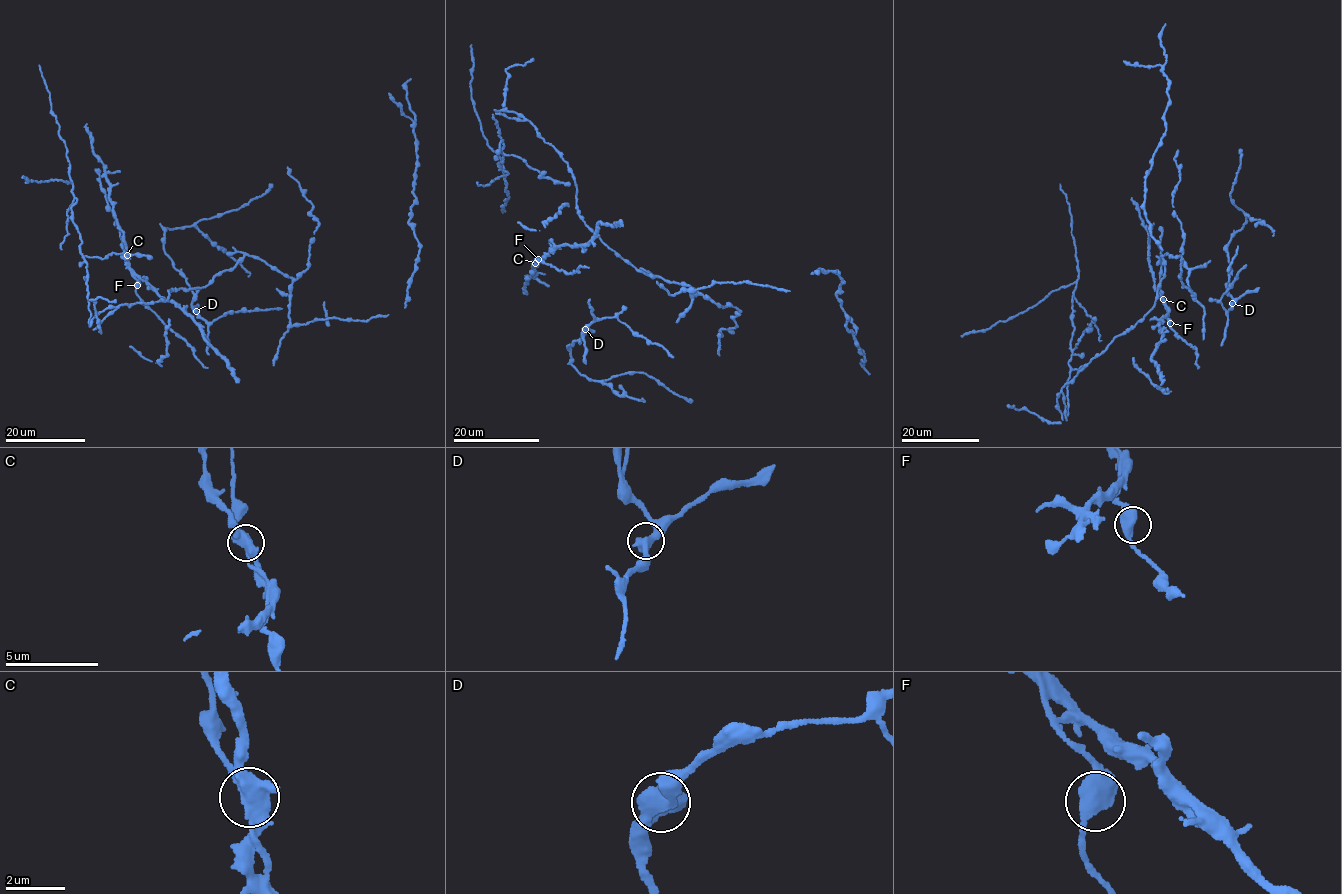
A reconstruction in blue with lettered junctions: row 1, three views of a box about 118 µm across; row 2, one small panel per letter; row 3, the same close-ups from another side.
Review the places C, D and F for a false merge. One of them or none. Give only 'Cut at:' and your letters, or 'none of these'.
Cut at: none of these

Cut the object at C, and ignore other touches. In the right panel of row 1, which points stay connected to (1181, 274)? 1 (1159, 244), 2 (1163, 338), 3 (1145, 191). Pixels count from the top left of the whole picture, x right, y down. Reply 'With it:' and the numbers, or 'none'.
With it: 1, 3

